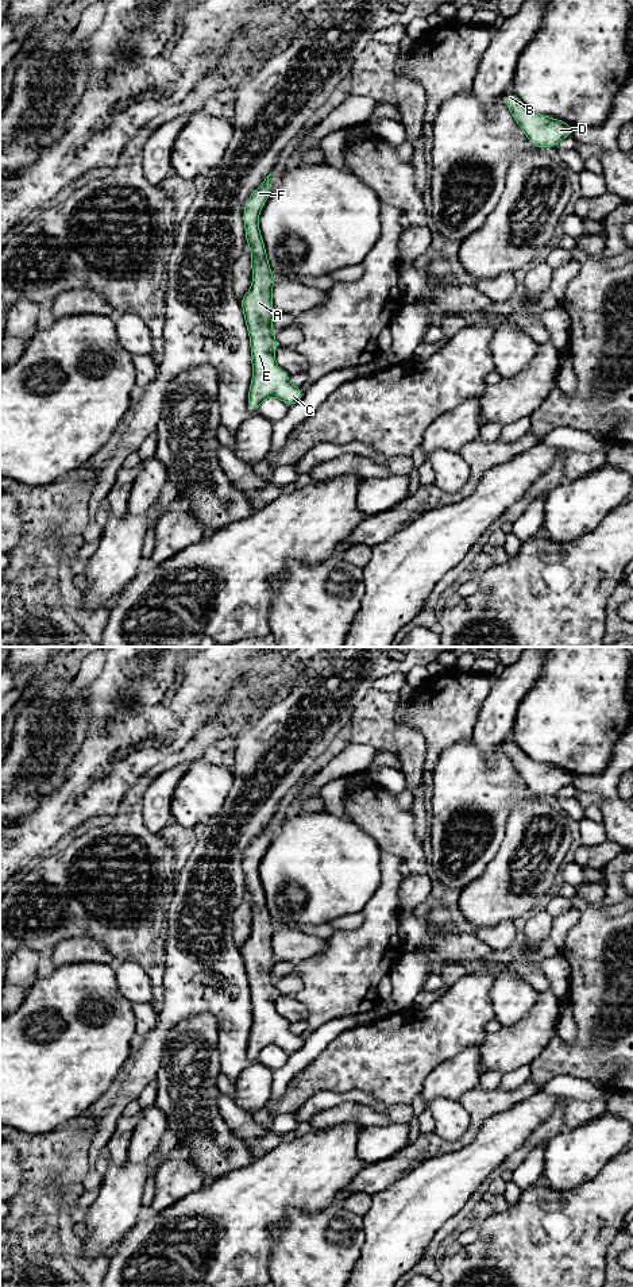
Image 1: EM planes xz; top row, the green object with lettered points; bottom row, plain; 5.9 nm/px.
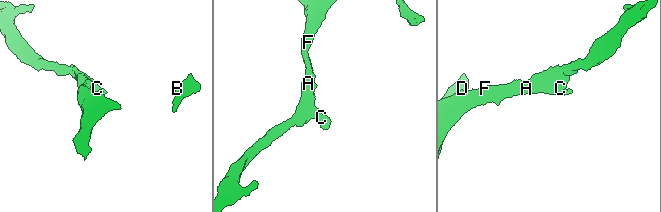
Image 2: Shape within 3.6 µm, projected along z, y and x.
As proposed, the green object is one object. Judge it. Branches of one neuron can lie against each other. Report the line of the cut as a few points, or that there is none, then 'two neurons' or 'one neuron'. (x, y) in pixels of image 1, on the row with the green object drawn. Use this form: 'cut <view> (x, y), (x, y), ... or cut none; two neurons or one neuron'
cut none; one neuron

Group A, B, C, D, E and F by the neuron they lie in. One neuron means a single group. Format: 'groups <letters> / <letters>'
groups A B C D E F

